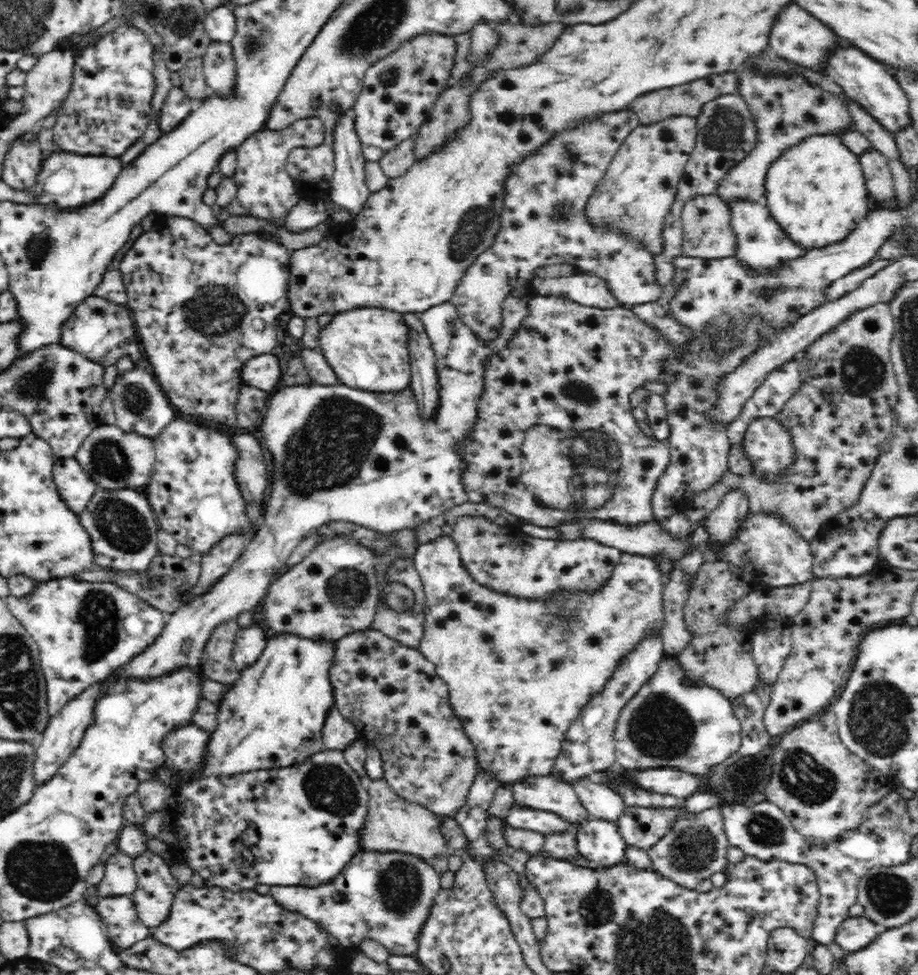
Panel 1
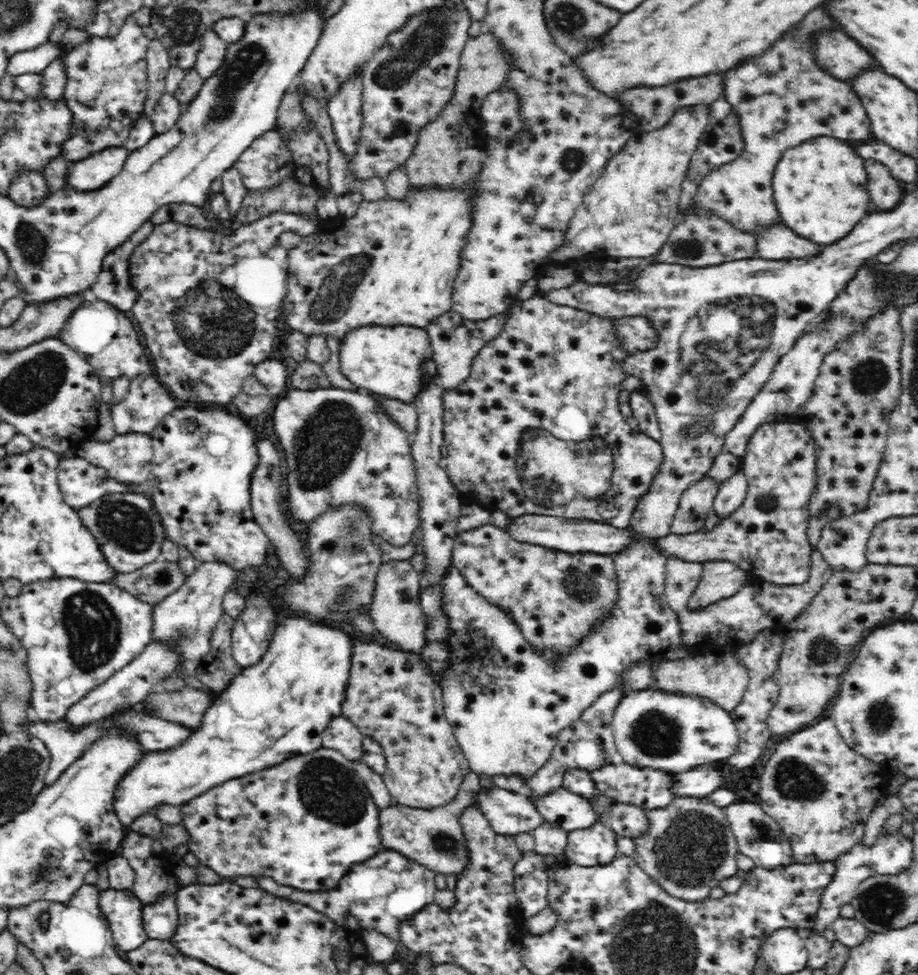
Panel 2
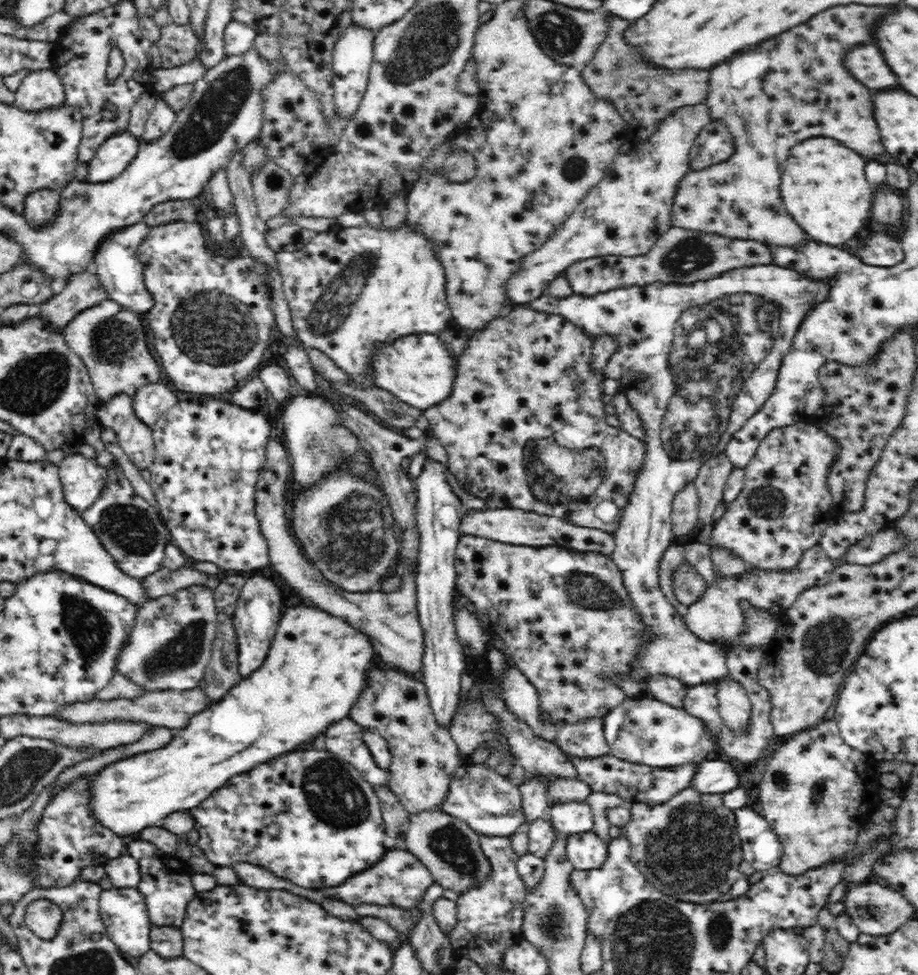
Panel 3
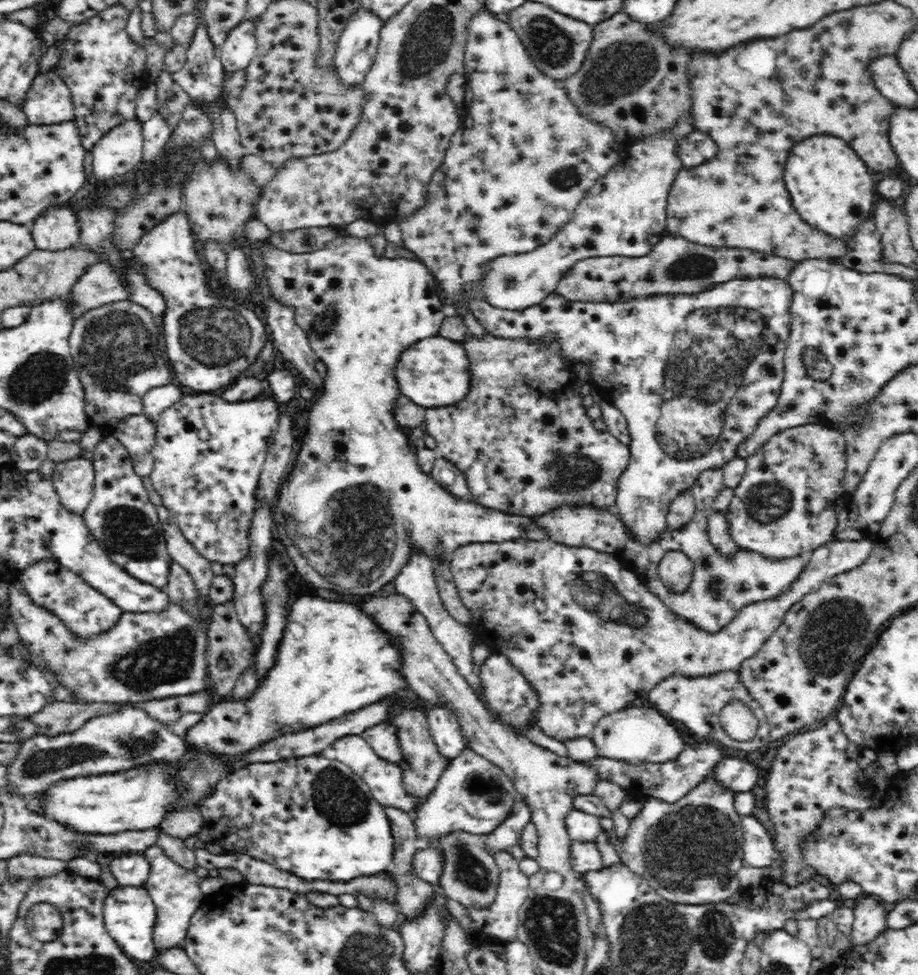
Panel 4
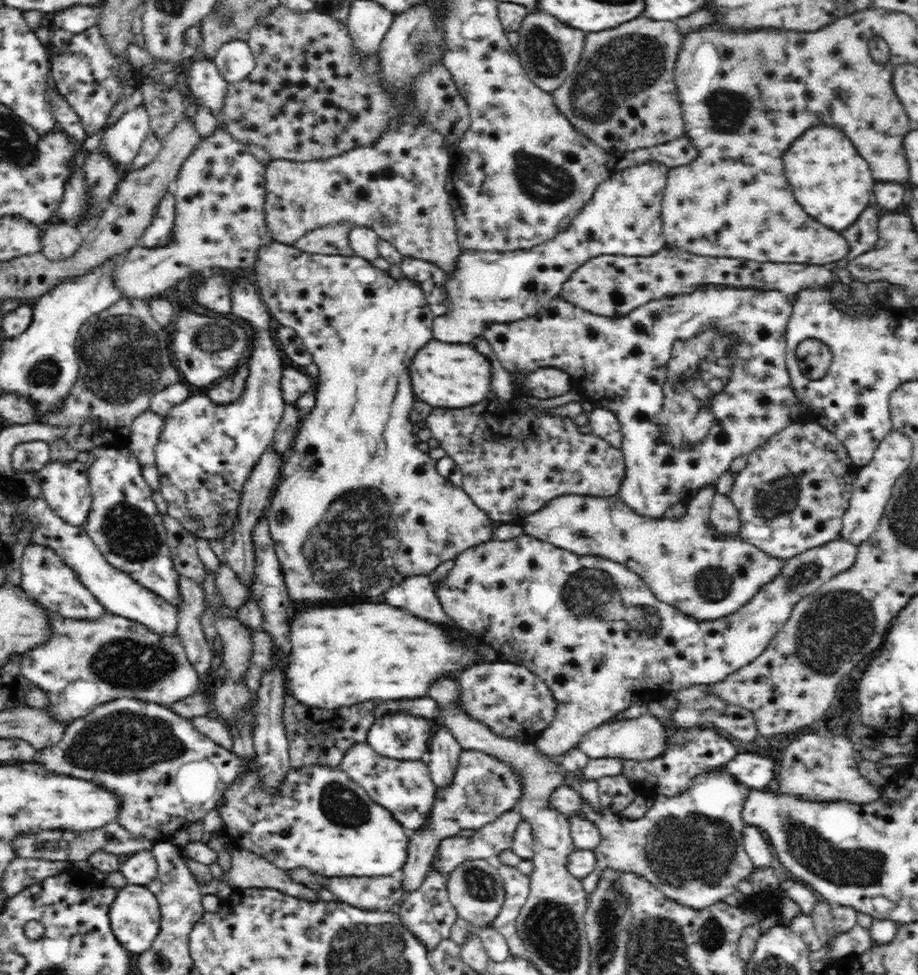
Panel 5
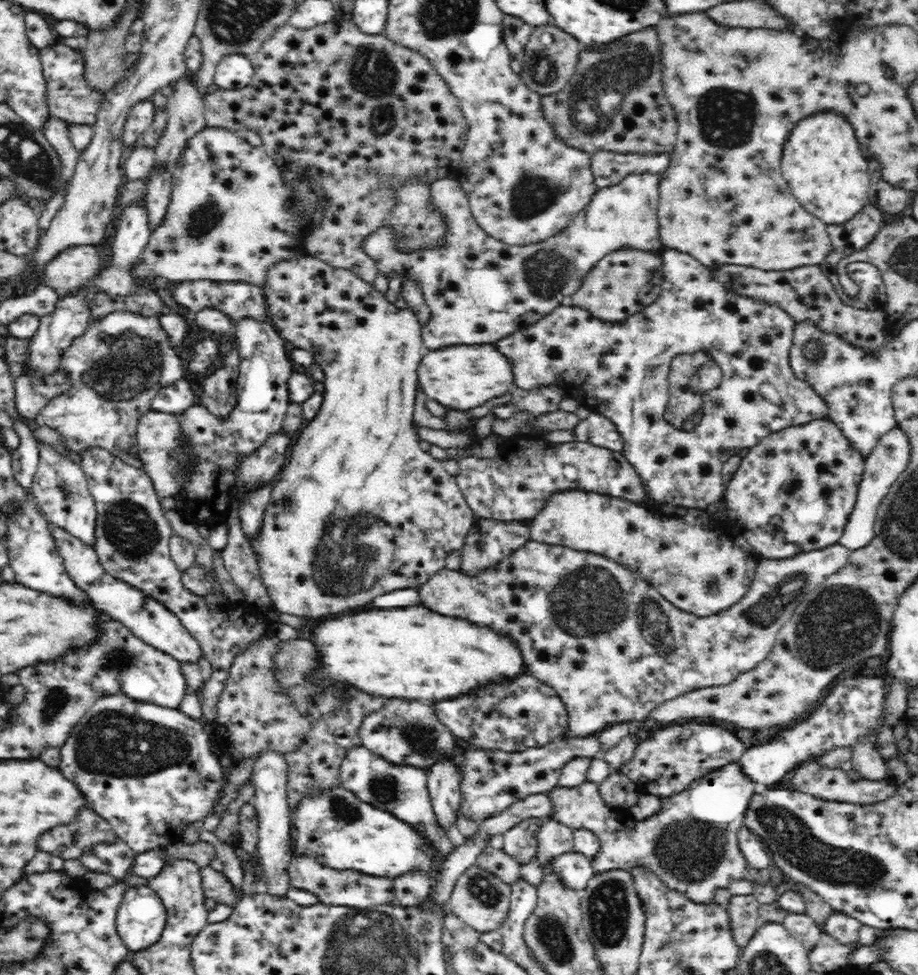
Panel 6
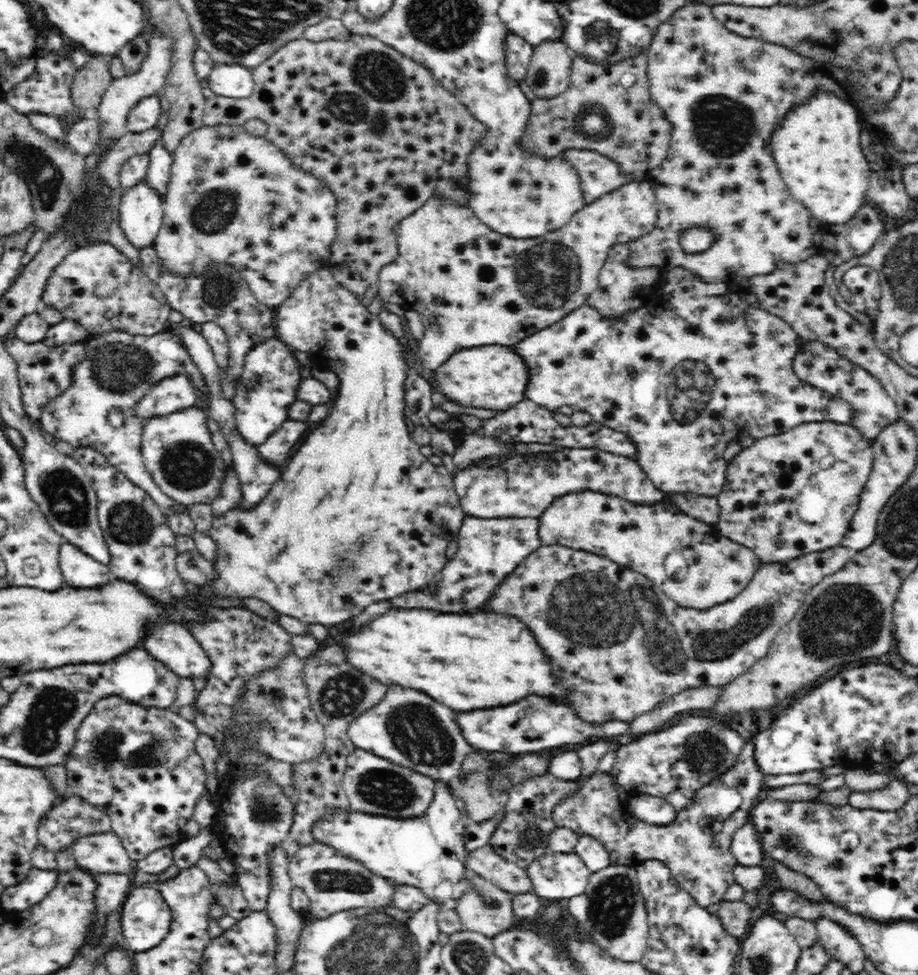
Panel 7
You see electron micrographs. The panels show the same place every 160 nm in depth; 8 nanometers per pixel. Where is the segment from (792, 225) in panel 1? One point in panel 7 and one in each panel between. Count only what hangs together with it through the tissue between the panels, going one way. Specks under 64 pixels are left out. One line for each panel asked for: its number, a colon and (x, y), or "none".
2: (819, 187)
3: (823, 186)
4: (828, 186)
5: (831, 182)
6: (822, 163)
7: (817, 151)

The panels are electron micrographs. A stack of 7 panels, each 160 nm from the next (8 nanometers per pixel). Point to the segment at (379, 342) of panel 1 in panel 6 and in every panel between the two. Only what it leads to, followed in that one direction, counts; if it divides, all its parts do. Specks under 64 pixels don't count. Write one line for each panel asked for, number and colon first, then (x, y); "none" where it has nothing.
2: (384, 359)
3: (417, 369)
4: (432, 372)
5: (443, 375)
6: (460, 376)

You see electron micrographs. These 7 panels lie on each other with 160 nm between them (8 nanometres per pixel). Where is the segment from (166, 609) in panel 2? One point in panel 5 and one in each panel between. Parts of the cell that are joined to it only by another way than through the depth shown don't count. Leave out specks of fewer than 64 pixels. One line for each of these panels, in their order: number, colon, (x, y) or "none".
3: (169, 649)
4: (148, 655)
5: (81, 665)

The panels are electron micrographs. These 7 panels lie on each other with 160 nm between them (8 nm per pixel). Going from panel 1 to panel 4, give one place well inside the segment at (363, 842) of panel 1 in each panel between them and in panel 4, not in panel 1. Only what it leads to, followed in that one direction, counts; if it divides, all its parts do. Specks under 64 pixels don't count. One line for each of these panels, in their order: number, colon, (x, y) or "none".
2: (433, 838)
3: (448, 847)
4: (470, 876)

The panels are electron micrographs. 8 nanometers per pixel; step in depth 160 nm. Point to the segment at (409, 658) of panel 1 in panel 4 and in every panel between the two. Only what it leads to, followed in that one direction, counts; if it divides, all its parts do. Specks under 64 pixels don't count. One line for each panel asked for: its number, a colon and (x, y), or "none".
2: (393, 696)
3: (424, 756)
4: (422, 764)

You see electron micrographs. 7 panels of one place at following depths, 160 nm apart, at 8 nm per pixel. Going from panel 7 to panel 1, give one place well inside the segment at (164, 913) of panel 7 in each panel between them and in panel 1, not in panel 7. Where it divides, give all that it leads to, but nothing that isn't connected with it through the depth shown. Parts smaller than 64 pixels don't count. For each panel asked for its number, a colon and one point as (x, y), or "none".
1: (123, 927)
2: (122, 909)
3: (123, 910)
4: (129, 913)
5: (134, 915)
6: (141, 917)

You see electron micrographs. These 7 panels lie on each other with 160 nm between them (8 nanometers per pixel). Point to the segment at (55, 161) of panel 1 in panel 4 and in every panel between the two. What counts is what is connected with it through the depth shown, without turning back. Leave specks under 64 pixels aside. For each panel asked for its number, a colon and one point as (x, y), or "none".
2: (91, 173)
3: (112, 157)
4: (118, 152)

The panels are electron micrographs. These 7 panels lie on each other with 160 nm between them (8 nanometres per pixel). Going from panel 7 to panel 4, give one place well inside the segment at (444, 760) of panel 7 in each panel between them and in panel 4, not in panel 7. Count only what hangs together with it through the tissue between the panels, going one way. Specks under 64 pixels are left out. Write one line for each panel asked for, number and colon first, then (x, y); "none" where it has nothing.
4: (381, 737)
5: (399, 736)
6: (408, 733)

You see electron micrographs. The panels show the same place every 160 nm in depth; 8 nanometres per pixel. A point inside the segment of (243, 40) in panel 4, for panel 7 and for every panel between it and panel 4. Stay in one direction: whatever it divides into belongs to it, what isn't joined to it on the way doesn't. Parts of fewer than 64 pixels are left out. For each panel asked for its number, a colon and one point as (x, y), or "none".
5: (235, 59)
6: (234, 71)
7: (233, 80)

